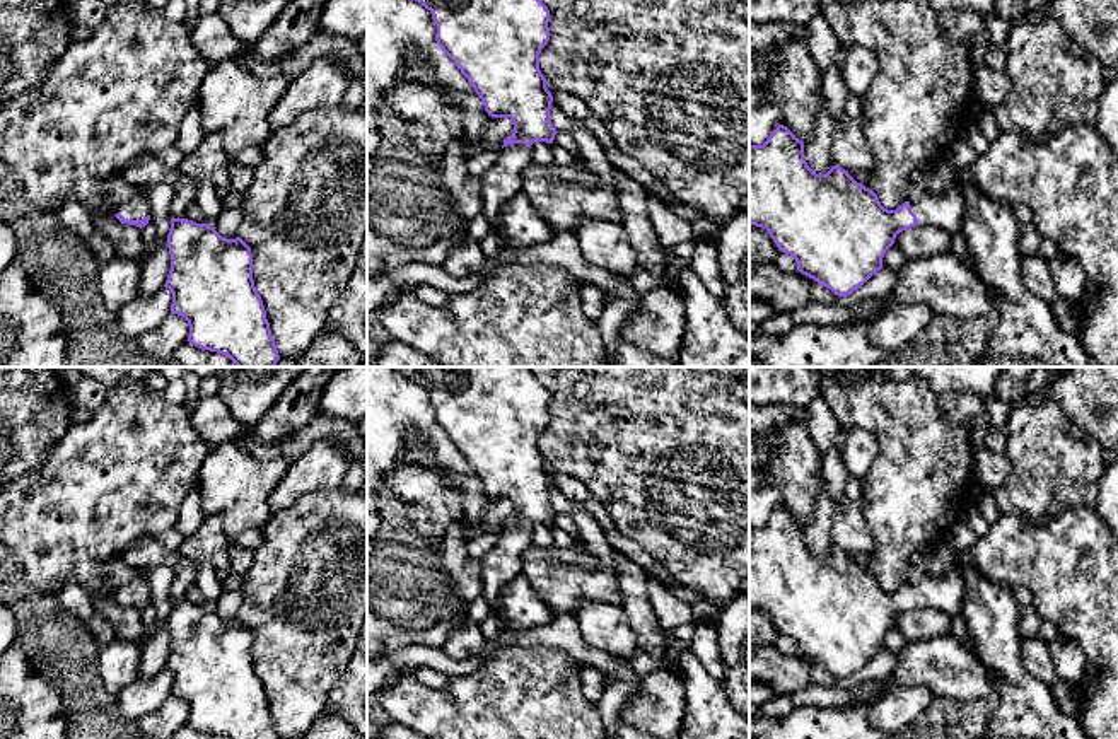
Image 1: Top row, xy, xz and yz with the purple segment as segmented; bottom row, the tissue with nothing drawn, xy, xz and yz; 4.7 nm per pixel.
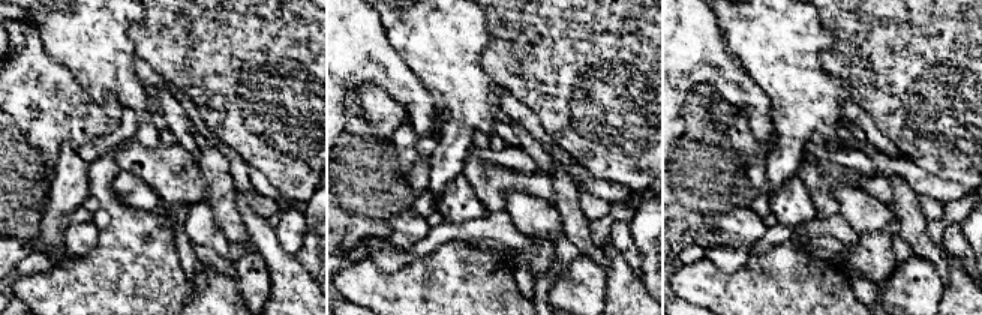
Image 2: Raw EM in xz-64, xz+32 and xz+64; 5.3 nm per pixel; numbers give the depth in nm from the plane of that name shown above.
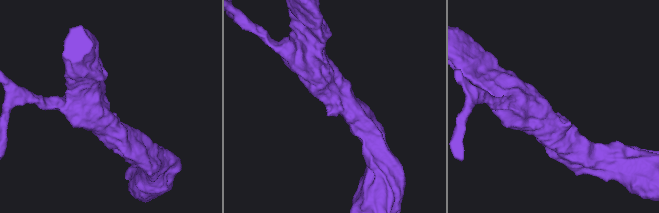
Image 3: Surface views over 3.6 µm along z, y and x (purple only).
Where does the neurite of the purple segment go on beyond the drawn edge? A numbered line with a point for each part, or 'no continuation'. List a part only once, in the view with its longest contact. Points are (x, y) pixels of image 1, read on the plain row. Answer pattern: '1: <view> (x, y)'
1: xy (139, 589)

